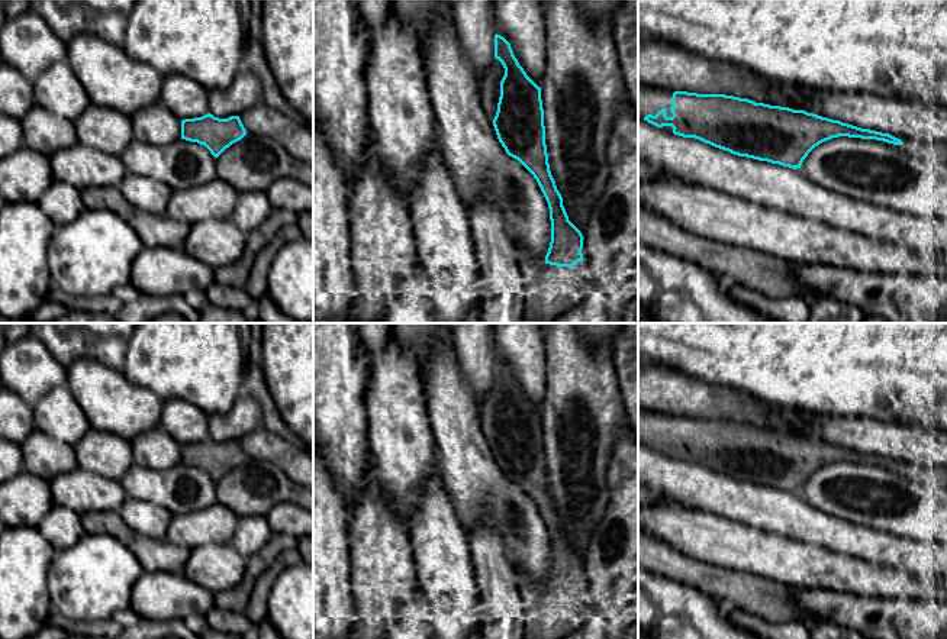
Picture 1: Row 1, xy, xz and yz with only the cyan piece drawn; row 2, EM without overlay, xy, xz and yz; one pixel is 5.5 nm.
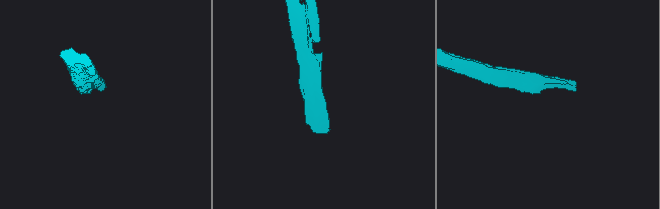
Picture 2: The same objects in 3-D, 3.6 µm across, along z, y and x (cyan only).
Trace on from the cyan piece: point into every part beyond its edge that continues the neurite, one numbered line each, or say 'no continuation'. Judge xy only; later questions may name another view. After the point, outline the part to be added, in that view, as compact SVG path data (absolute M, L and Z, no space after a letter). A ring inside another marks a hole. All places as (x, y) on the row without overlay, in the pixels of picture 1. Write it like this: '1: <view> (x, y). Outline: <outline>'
no continuation

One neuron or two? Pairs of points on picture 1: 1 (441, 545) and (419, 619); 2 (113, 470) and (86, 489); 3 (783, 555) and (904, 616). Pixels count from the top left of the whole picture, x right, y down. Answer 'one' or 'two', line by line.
1: two
2: two
3: two

